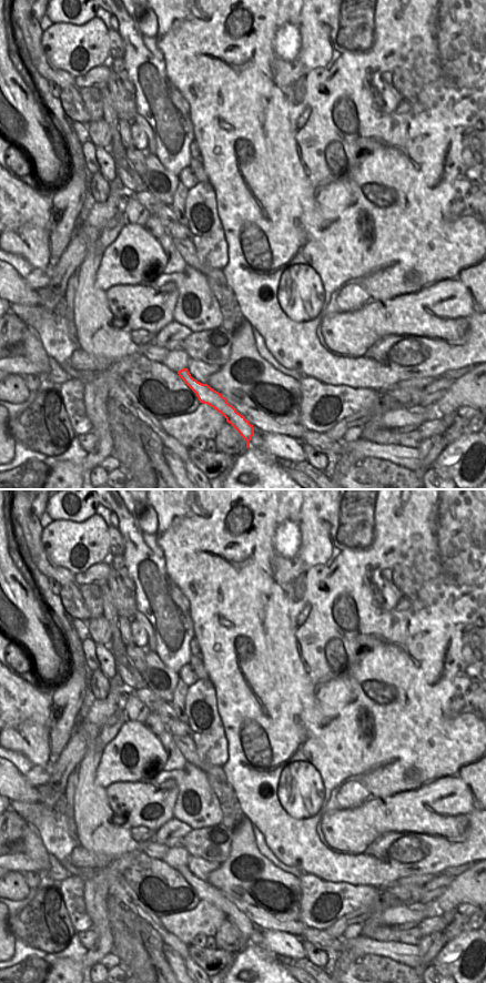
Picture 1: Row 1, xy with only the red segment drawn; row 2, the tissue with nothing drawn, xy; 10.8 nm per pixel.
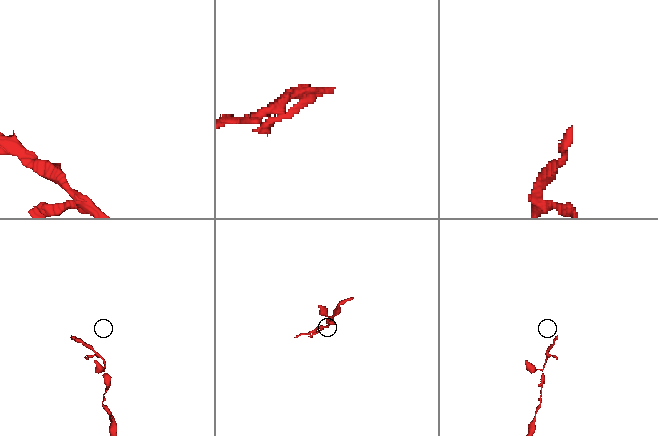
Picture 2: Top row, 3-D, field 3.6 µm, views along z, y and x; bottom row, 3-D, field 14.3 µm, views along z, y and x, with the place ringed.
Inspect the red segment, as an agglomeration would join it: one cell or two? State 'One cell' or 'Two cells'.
One cell.

